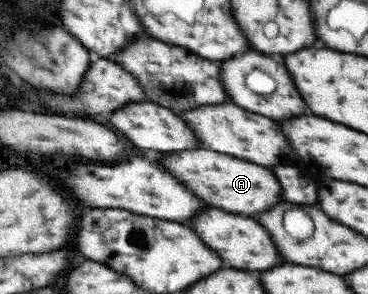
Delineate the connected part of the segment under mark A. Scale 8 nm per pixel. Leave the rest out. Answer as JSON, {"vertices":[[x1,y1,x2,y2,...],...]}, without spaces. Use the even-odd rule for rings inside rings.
{"vertices":[[185,149,179,152,170,152,170,155,159,153,155,155,159,158,164,169,168,169,176,179,184,181,192,193,206,205,224,209,228,213,244,213,244,215,254,215,260,211,270,209,274,203,282,201,280,199,280,187,274,175,260,167,252,165,246,161,240,161,236,157,228,157,224,153,214,153,206,149]]}

